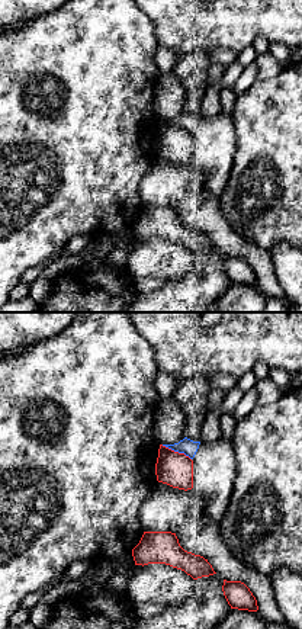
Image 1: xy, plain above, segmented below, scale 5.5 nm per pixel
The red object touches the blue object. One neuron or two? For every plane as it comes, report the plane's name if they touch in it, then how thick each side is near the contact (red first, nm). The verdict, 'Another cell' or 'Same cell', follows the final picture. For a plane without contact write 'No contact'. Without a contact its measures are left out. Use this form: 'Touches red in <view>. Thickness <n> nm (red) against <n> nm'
Touches red in xy. Thickness 190 nm (red) against 90 nm

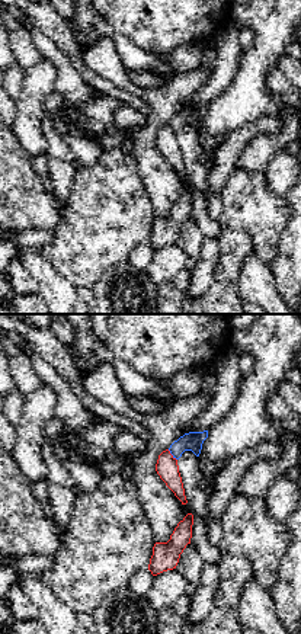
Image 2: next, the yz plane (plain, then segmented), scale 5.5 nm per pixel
Touches red in yz. Thickness 120 nm (red) against 110 nm

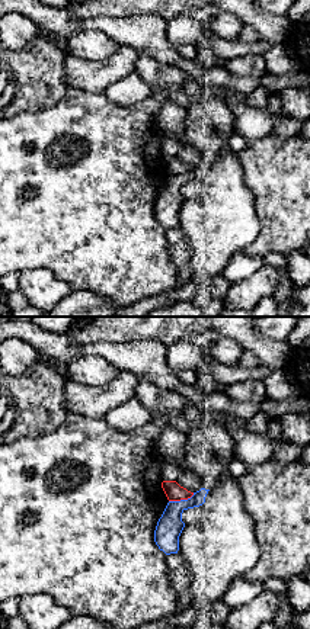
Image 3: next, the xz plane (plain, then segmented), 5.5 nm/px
Touches red in xz. Thickness 100 nm (red) against 140 nm

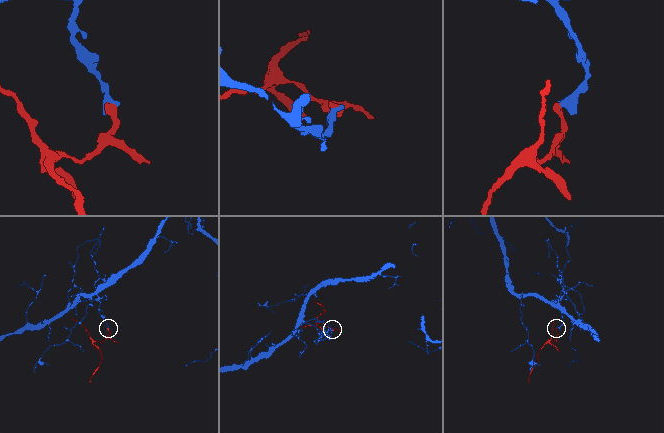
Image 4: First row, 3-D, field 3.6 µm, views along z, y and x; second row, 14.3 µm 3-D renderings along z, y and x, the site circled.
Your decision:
Another cell

